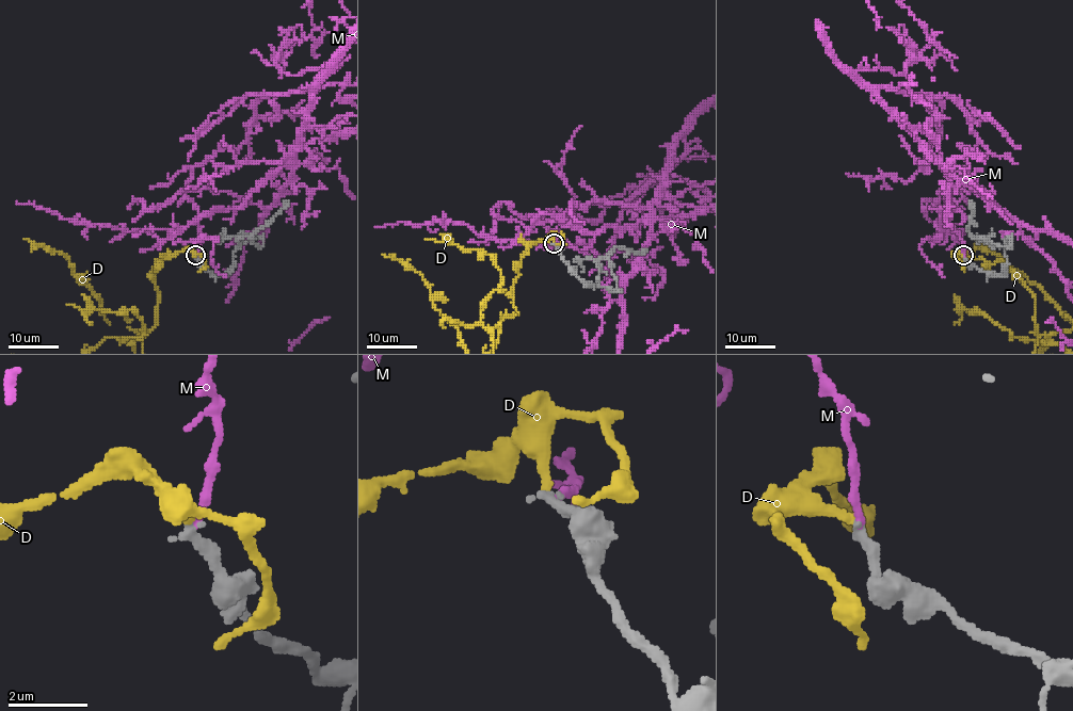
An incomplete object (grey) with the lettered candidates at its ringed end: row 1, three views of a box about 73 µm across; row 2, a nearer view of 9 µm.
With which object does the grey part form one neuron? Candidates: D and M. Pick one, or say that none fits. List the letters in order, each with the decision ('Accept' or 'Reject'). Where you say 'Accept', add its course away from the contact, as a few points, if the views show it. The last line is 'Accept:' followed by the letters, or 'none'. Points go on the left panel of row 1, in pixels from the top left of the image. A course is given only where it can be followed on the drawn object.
D: Accept
M: Reject
Accept: D

